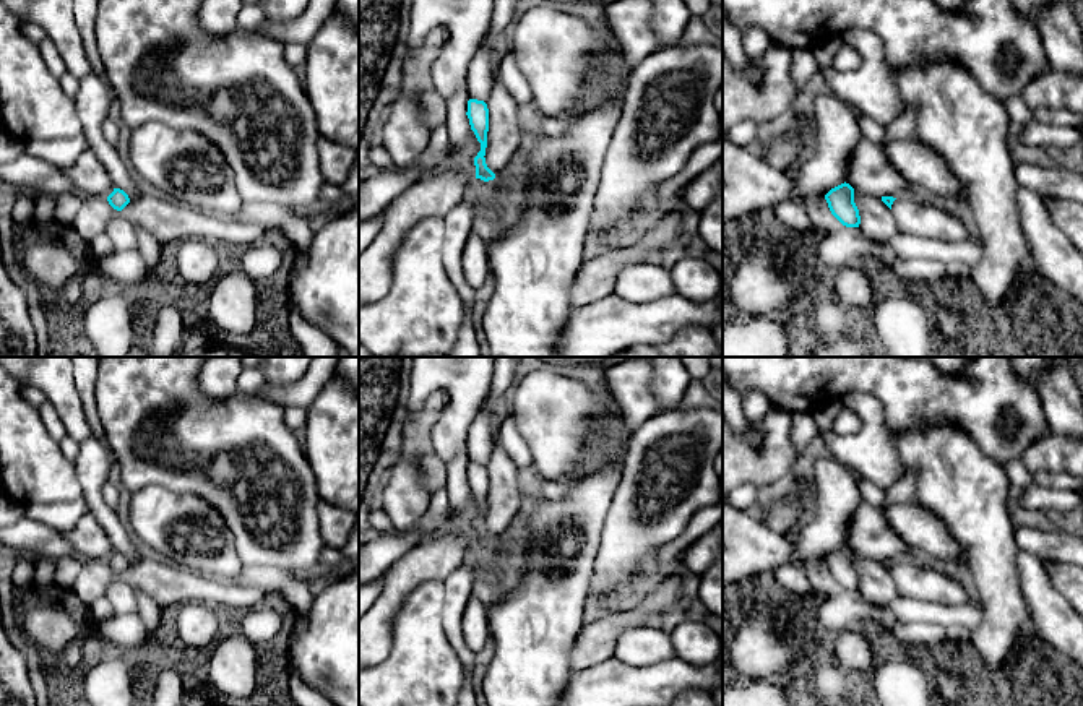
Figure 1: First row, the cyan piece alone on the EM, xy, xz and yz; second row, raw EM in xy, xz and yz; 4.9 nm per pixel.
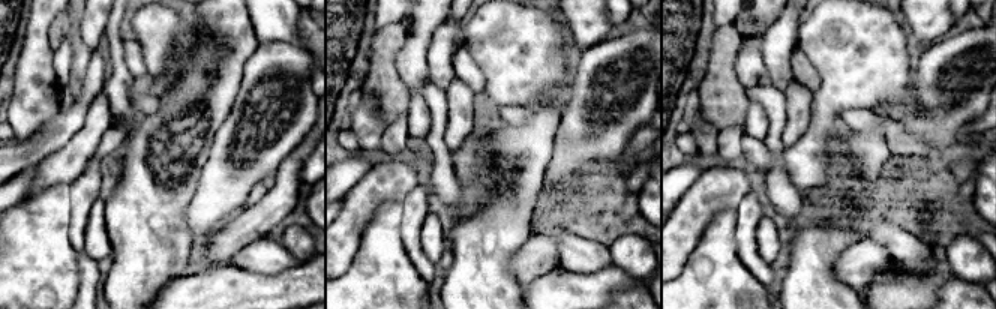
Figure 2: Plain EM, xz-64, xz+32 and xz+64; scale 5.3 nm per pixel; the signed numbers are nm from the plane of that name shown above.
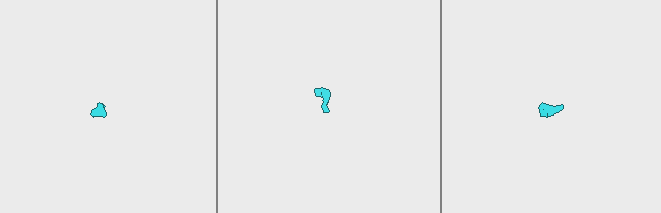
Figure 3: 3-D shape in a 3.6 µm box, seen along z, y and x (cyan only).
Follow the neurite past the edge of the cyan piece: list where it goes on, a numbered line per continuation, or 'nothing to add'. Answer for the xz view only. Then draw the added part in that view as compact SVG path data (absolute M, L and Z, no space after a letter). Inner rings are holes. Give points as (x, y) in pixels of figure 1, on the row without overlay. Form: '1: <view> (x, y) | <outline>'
1: xz (486, 559) | M476 542L471 558L479 576L495 586L505 586L508 568L503 565L495 544Z

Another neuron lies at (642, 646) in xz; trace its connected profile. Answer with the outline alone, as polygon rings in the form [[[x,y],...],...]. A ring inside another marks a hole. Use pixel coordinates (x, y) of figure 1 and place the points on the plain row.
[[[656,622],[638,628],[625,628],[617,638],[614,657],[635,667],[674,659],[675,649],[669,626]]]

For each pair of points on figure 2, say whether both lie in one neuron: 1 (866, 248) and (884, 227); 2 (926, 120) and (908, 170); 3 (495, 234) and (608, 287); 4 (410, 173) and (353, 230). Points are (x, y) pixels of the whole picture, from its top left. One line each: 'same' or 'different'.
1: different
2: same
3: same
4: same

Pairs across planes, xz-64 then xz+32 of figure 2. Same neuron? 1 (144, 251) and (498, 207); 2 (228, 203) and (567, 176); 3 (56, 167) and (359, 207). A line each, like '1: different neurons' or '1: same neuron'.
1: same neuron
2: same neuron
3: same neuron

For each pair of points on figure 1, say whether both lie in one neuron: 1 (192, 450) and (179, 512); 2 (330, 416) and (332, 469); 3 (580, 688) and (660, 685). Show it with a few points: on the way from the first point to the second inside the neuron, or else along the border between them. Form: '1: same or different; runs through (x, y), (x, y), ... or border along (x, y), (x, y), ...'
1: different; border along (146, 486), (195, 494), (216, 512)
2: same; runs through (332, 429), (332, 456)
3: same; runs through (599, 688), (640, 687)

